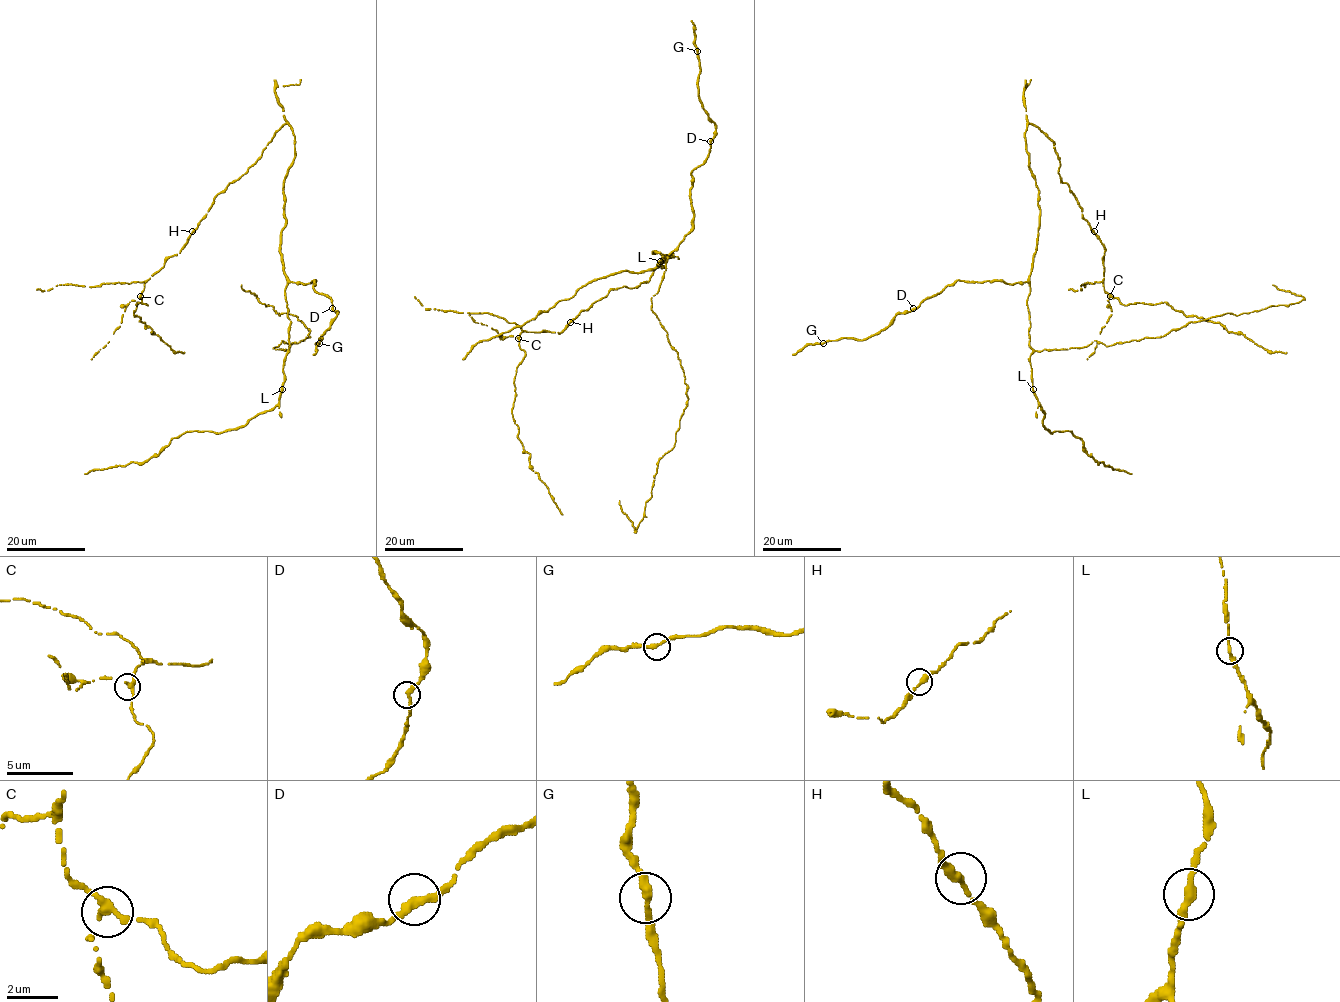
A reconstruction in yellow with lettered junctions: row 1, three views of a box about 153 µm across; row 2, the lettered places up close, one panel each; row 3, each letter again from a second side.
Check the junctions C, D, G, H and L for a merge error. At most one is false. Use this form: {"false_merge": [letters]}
{"false_merge": []}

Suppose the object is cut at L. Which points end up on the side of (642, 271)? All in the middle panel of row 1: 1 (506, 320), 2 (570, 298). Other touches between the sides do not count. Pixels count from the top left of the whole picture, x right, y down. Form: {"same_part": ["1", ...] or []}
{"same_part": ["2"]}

